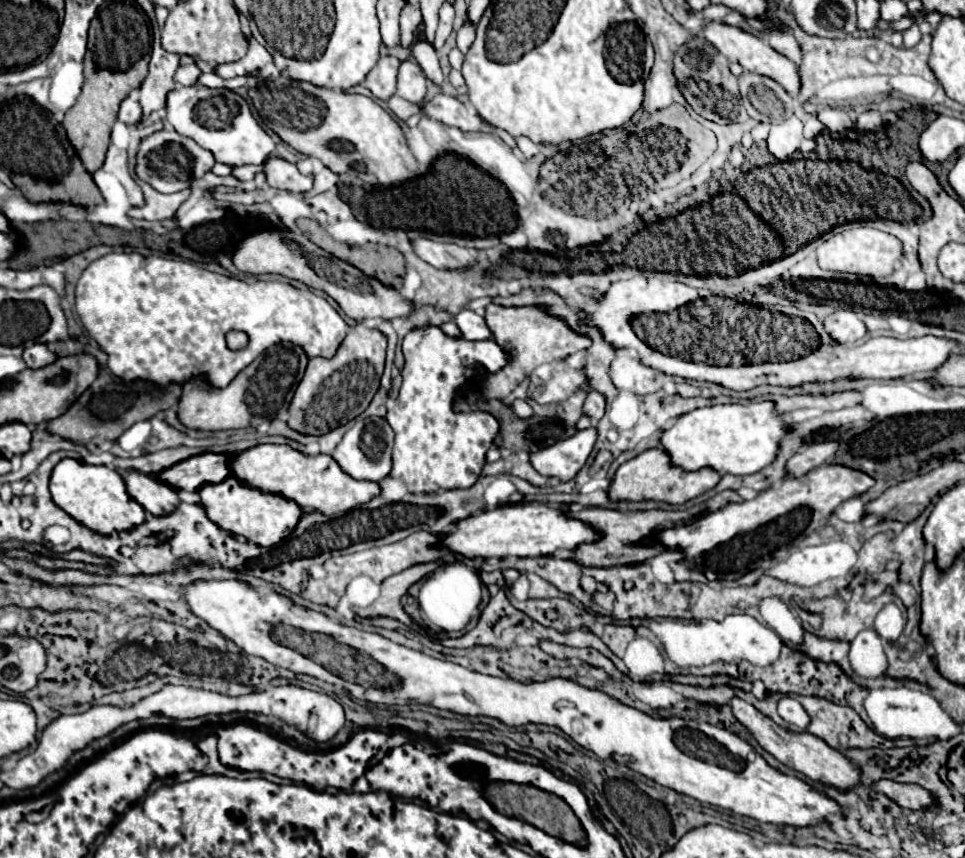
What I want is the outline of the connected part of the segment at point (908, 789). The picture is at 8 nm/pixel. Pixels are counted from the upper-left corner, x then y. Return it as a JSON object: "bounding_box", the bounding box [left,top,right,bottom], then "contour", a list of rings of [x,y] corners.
{"bounding_box":[875,779,933,809],"contour":[[[883,779],[879,783],[875,783],[875,791],[895,799],[901,807],[905,809],[921,809],[921,807],[927,807],[933,803],[933,797],[929,791],[925,791],[923,787],[919,785],[903,785],[903,783],[895,783],[895,781],[889,781],[889,779]]]}

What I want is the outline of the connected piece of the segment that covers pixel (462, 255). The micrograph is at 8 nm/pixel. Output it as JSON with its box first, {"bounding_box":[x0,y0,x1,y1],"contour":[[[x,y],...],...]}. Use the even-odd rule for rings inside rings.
{"bounding_box":[411,237,475,269],"contour":[[[417,237],[411,241],[411,245],[423,261],[439,269],[459,269],[475,261],[475,253],[471,249],[459,247],[455,243],[439,243],[427,237]]]}

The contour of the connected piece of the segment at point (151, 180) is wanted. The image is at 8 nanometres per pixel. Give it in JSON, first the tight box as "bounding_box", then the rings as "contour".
{"bounding_box":[135,127,215,193],"contour":[[[163,127],[161,131],[155,131],[141,139],[135,159],[135,173],[141,181],[149,183],[159,193],[177,193],[187,189],[203,173],[211,171],[213,165],[215,157],[211,155],[211,151],[205,151],[189,137],[181,137],[173,127]]]}

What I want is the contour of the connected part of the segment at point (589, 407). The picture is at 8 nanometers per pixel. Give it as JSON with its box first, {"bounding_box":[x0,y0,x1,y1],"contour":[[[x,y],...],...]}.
{"bounding_box":[583,391,607,423],"contour":[[[589,391],[583,407],[585,407],[585,413],[593,419],[593,423],[597,423],[605,415],[605,405],[607,405],[607,397],[603,393]]]}

